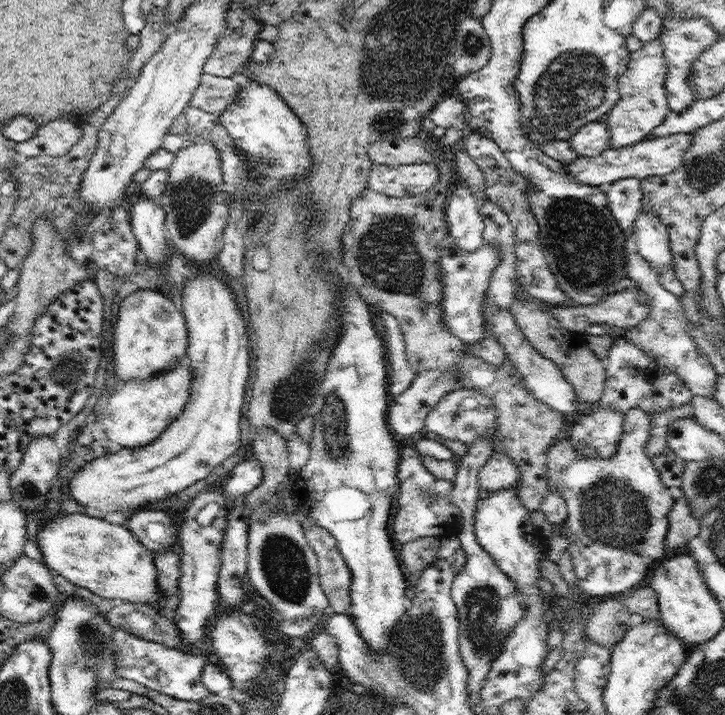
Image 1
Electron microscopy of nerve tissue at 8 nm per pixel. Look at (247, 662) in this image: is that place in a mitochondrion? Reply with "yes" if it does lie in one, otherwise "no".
no

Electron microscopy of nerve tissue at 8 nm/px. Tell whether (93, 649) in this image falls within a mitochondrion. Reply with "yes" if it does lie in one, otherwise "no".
yes

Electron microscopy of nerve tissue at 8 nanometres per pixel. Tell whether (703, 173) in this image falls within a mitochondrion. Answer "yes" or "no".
yes

